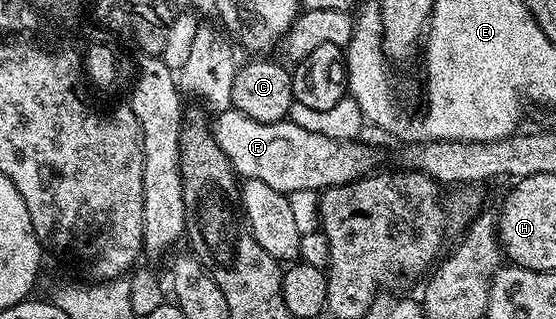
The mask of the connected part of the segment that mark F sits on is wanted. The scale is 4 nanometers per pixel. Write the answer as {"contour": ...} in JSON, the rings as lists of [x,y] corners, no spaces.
{"contour":[[[230,108],[224,113],[218,114],[213,121],[213,136],[217,147],[221,147],[221,151],[225,155],[225,159],[229,159],[229,163],[235,168],[236,174],[243,179],[261,179],[261,183],[269,183],[269,187],[273,187],[277,191],[288,195],[296,195],[295,193],[307,193],[310,189],[314,191],[322,191],[331,189],[335,185],[344,185],[350,181],[356,181],[358,177],[366,177],[368,173],[376,168],[375,153],[367,145],[362,145],[362,140],[356,139],[353,141],[338,141],[329,135],[317,135],[315,131],[305,131],[305,127],[297,127],[297,123],[293,123],[290,119],[278,121],[277,123],[257,123],[257,119],[249,119],[249,115],[241,115],[241,111]]]}

